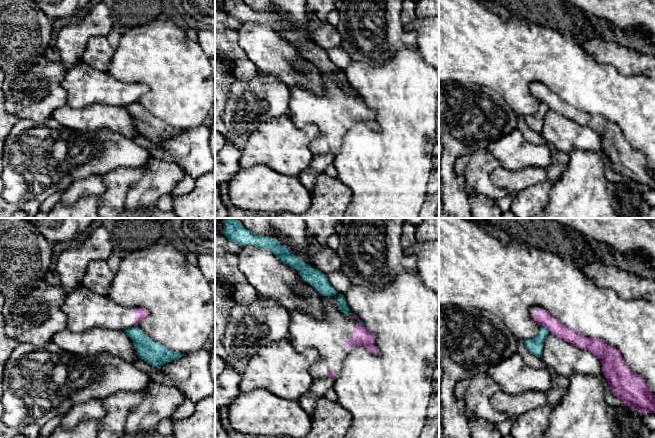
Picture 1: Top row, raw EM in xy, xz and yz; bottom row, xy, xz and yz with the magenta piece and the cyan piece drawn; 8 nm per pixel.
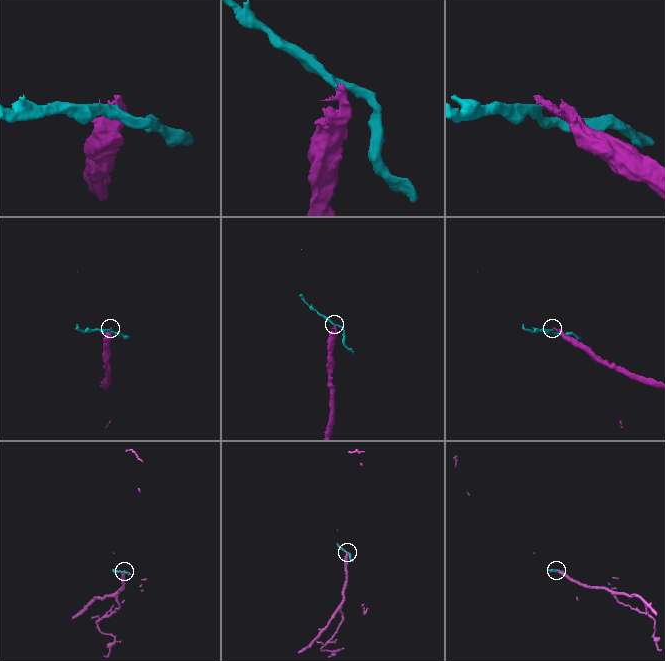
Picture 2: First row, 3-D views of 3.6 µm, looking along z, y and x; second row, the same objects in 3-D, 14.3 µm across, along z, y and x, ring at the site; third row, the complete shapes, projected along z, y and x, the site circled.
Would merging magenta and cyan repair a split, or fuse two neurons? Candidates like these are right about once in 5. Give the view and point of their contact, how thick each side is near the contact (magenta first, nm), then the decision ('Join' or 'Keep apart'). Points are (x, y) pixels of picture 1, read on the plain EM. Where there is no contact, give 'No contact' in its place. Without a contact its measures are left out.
Touches magenta at yz (546, 103). Thickness 120 nm (magenta) against 130 nm. Keep apart

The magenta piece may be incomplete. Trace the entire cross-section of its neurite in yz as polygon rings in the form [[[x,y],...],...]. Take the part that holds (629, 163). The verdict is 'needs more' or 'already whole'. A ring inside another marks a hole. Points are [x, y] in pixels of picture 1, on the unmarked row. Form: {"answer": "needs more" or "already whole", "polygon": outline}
{"answer": "needs more", "polygon": [[[532,82],[529,90],[536,99],[546,103],[549,109],[597,132],[612,169],[624,181],[640,189],[655,190],[655,172],[649,166],[646,157],[627,143],[616,123],[609,122],[600,115],[579,111],[540,82]]]}

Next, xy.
{"answer": "needs more", "polygon": [[[83,61],[66,70],[61,86],[67,92],[66,104],[72,108],[97,104],[125,107],[149,90],[144,84],[120,82]]]}

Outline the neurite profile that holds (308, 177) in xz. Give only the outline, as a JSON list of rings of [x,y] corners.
[[[320,154],[314,156],[310,165],[298,175],[300,182],[306,186],[311,192],[315,189],[316,178],[323,173],[327,166],[334,163],[334,155]]]

